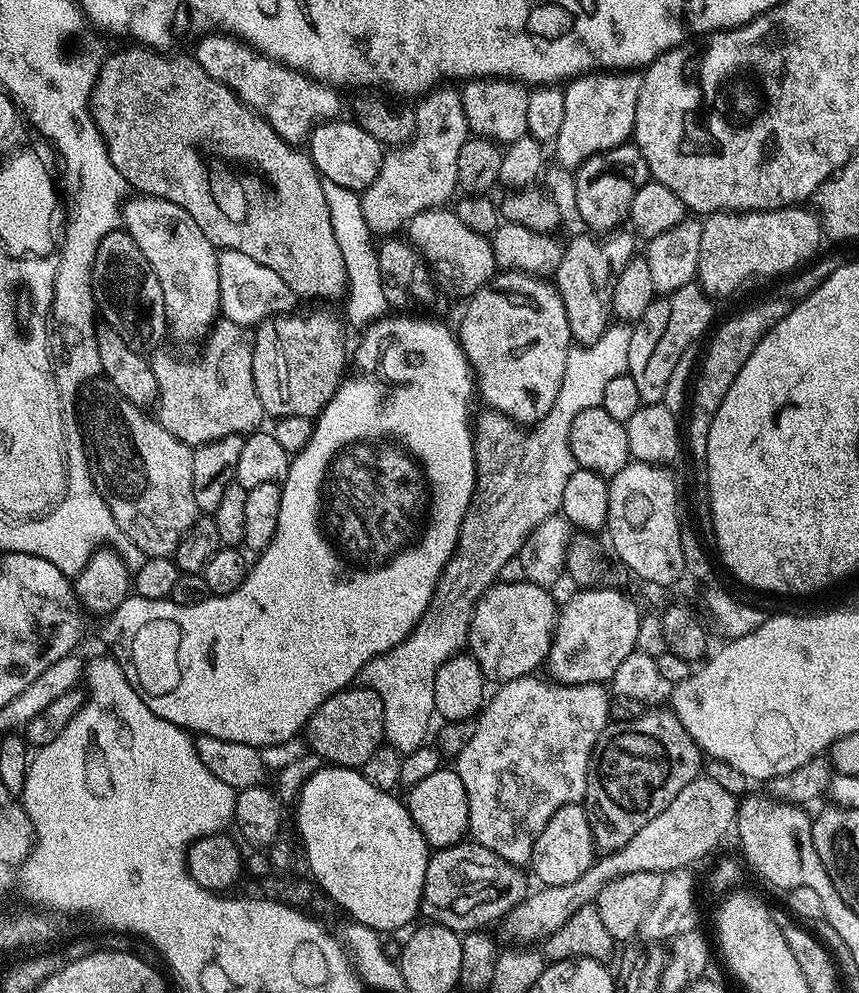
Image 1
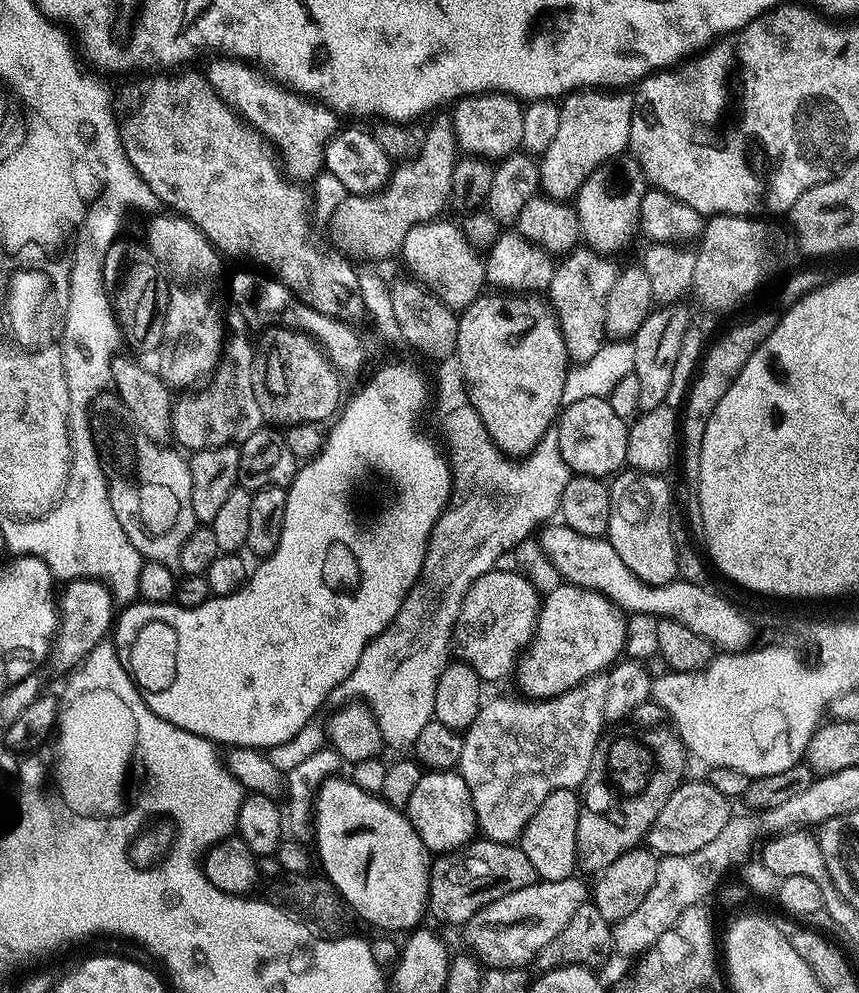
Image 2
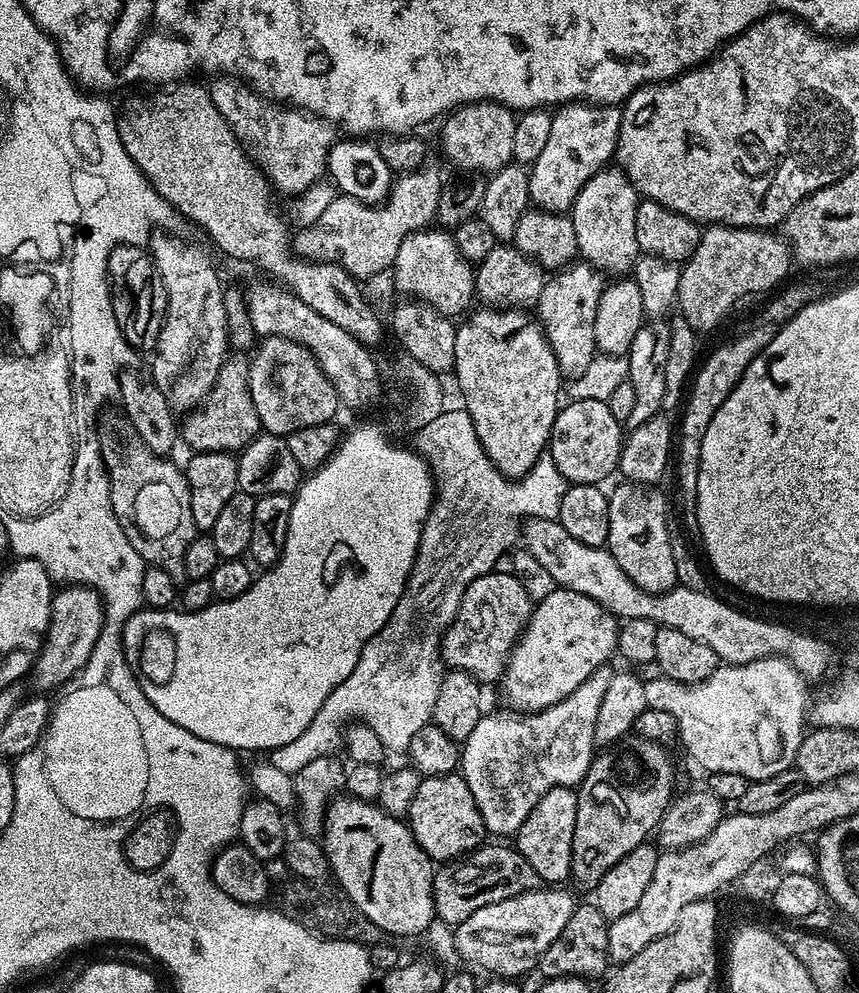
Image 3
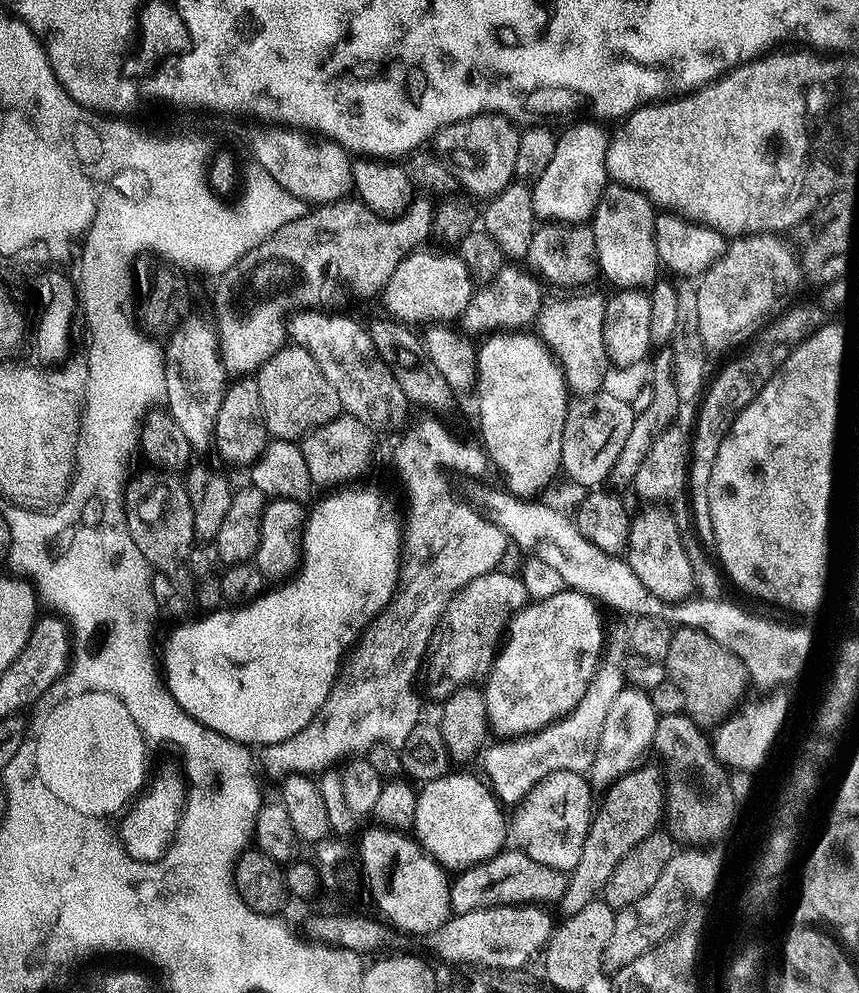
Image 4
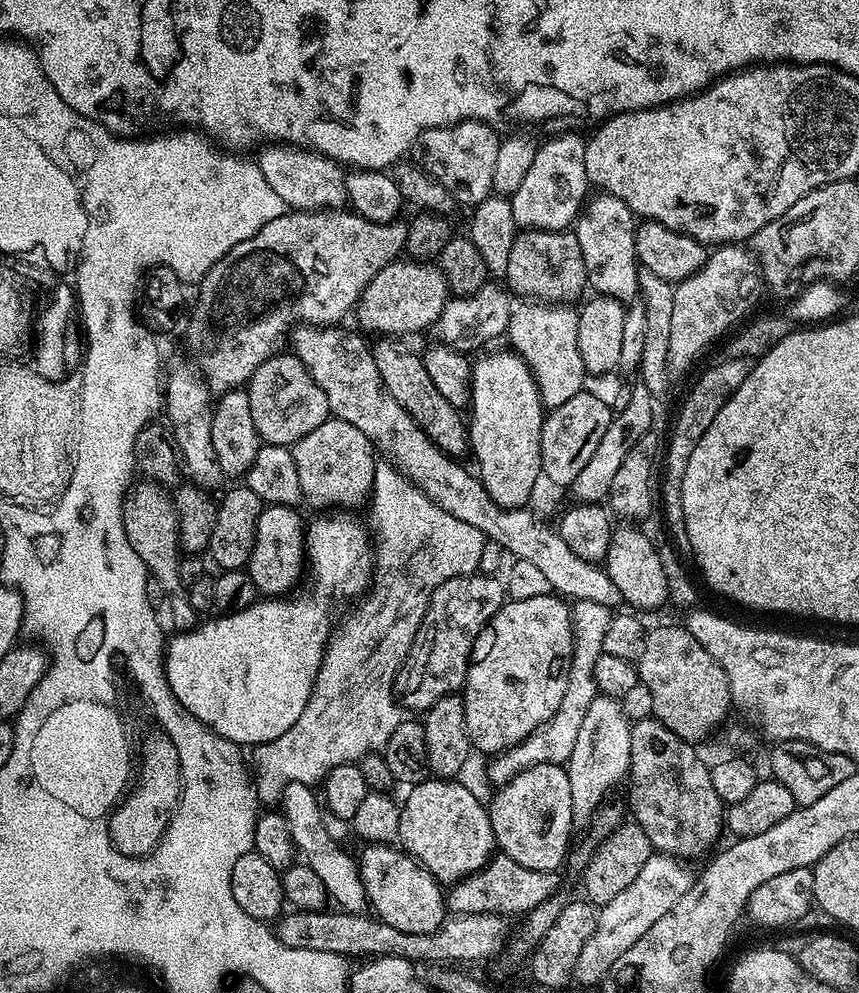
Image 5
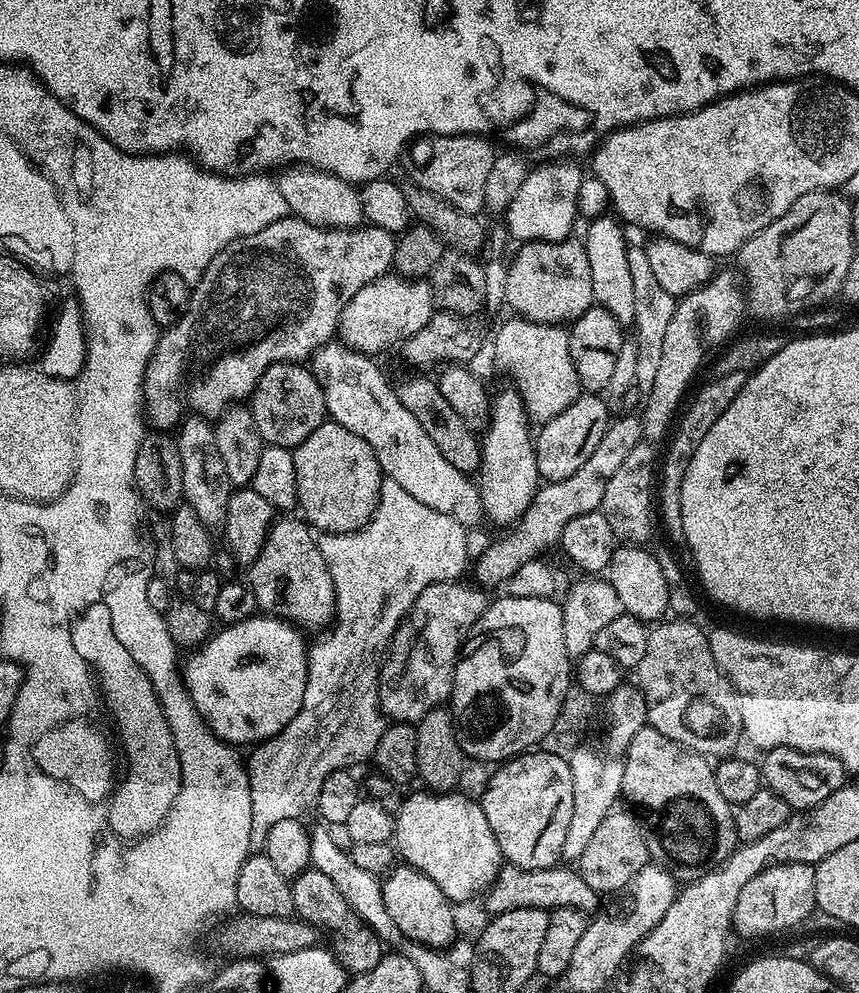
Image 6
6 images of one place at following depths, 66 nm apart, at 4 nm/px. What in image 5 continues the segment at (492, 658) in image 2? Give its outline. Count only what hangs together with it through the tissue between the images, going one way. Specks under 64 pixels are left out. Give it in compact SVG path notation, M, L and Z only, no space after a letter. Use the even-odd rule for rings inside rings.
M473 574L470 576L461 576L458 580L447 580L432 595L432 603L426 617L426 627L422 632L422 643L419 645L418 655L415 657L415 660L417 659L416 665L414 665L414 660L411 667L407 669L407 672L409 671L408 677L405 680L403 677L402 680L402 688L404 684L402 704L405 709L413 708L414 711L420 712L419 714L427 713L429 708L435 706L444 697L459 693L463 689L464 679L468 676L470 661L473 659L472 647L475 646L476 639L480 636L480 631L483 628L485 631L491 625L492 619L498 614L498 610L506 603L505 581L500 578L495 580L492 576L480 575Z

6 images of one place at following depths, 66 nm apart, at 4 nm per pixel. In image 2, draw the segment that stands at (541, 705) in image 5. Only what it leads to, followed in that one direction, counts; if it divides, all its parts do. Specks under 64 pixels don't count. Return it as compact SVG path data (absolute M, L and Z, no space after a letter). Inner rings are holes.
M561 582L558 590L547 593L540 605L540 618L536 623L536 635L532 637L530 647L521 655L518 667L514 672L514 680L520 683L527 697L537 700L549 700L552 696L561 696L583 684L590 676L603 673L612 668L621 659L626 638L625 613L602 594L580 588L577 584Z

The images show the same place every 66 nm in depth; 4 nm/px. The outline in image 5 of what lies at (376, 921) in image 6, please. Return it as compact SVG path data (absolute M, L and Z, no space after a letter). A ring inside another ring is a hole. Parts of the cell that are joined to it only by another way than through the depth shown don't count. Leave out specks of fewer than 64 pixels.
M291 783L283 791L280 808L290 826L292 841L295 842L296 849L303 856L304 862L322 880L329 899L335 901L337 903L335 905L341 911L363 915L369 907L369 902L359 865L354 856L352 858L342 850L344 848L339 843L328 836L321 801L313 792L315 791L304 783Z

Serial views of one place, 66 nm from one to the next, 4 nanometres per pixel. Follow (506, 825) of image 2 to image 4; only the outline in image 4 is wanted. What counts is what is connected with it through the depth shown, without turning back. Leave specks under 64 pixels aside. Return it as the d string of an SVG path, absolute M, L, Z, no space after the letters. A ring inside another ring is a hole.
M601 663L587 681L582 698L565 716L553 720L551 724L537 729L536 732L529 732L524 736L500 738L495 741L497 744L485 743L478 752L478 761L480 760L480 768L484 771L483 779L485 781L488 779L492 783L491 791L505 805L508 803L516 806L531 788L541 784L547 776L567 772L583 773L591 762L590 741L593 739L594 729L604 718L614 694L618 694L625 684L619 663Z

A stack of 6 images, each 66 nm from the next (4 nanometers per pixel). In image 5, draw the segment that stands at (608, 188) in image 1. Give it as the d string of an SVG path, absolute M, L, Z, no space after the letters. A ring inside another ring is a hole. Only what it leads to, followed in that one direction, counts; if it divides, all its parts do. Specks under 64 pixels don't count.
M607 194L593 195L585 203L574 231L582 246L582 258L588 271L588 288L600 296L609 296L621 302L637 299L640 290L641 265L636 254L638 217L622 198Z

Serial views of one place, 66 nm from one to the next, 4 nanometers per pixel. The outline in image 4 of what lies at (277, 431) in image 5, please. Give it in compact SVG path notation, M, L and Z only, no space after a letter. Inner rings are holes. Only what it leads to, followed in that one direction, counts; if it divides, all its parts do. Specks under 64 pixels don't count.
M282 346L255 373L260 399L260 417L269 437L278 440L299 441L308 432L318 426L330 422L341 415L338 394L334 394L334 386L326 382L322 370L318 370L318 362L310 358L305 348Z

